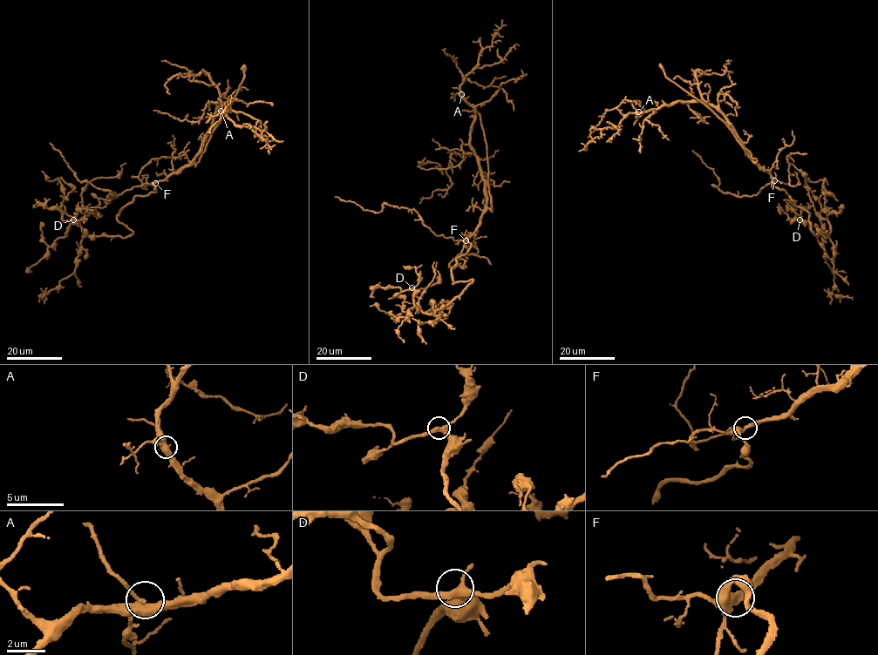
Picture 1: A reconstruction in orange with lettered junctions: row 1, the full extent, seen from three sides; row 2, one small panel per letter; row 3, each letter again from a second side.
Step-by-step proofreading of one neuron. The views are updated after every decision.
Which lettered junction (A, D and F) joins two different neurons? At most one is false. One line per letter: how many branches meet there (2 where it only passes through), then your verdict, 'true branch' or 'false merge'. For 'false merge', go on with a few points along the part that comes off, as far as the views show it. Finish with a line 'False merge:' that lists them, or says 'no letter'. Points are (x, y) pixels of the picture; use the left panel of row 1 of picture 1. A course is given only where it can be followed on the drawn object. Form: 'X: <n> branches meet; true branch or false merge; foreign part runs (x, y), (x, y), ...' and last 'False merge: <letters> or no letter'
A: 4 branches meet; true branch
D: 4 branches meet; true branch
F: 4 branches meet; true branch
False merge: no letter

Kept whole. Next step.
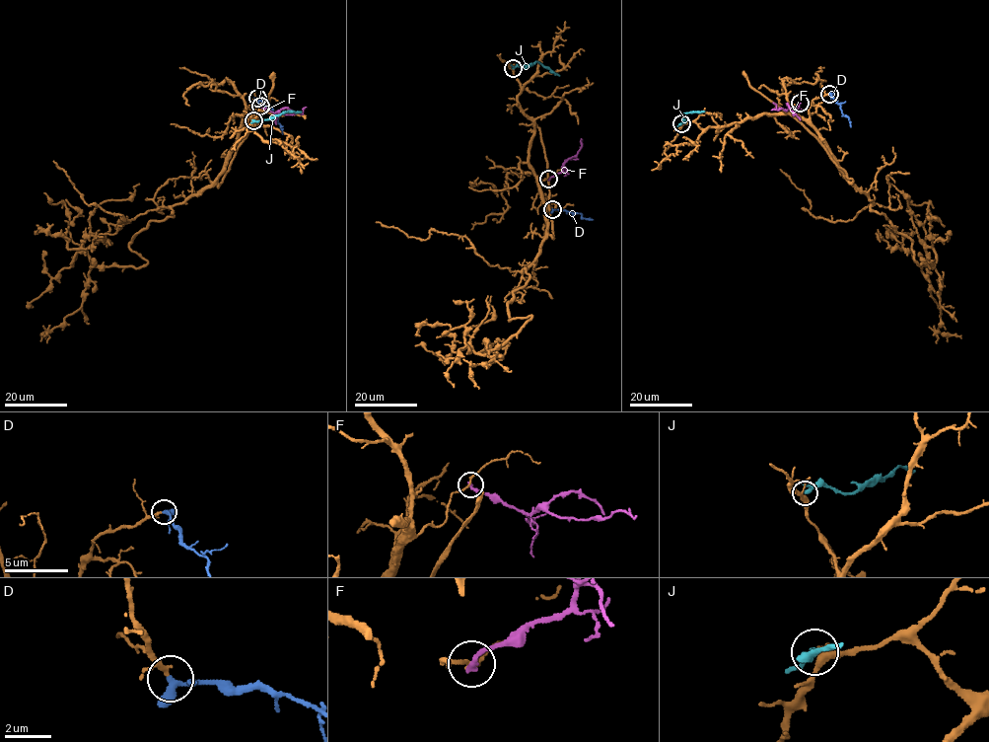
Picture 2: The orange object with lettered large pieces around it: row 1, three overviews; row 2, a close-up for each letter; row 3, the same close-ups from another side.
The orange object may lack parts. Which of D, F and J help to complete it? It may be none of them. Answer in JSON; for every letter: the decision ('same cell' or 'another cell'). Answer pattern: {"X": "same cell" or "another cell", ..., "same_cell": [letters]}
{"D": "same cell", "F": "another cell", "J": "another cell", "same_cell": ["D"]}

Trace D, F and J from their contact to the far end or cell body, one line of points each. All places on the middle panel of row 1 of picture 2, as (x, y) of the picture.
D: (552, 209), (580, 213), (593, 220)
F: (549, 179), (562, 171), (563, 164), (575, 156), (583, 139)
J: (513, 68), (527, 68), (538, 61), (559, 76)

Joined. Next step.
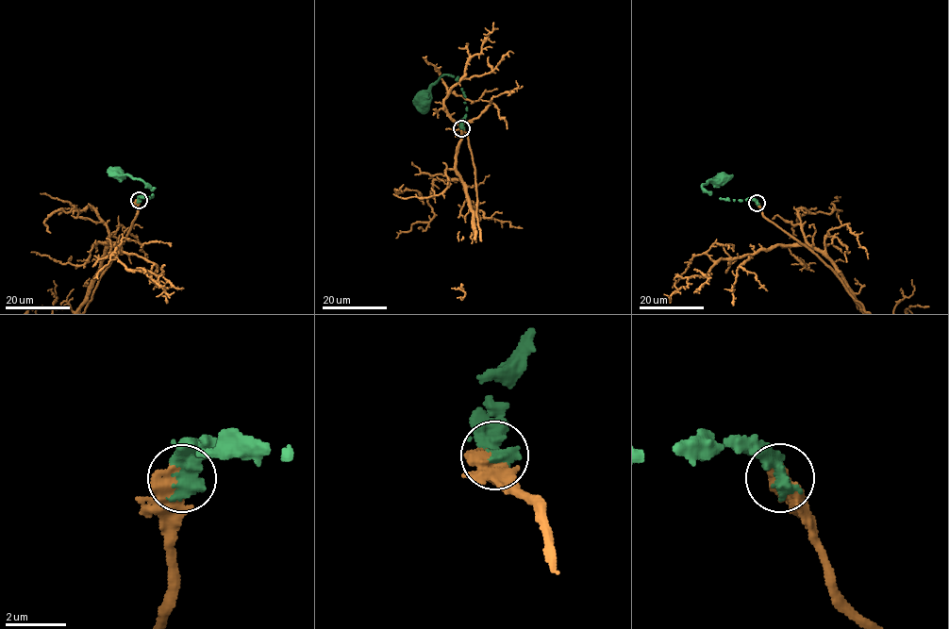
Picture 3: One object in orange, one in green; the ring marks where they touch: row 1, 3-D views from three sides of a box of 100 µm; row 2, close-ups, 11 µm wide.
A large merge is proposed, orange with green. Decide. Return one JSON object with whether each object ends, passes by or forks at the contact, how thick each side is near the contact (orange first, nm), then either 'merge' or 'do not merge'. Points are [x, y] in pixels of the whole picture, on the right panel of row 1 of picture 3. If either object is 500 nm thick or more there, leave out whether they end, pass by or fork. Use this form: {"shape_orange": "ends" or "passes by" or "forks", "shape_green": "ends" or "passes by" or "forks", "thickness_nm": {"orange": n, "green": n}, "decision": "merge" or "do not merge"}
{"thickness_nm": {"orange": 700, "green": 700}, "decision": "merge"}

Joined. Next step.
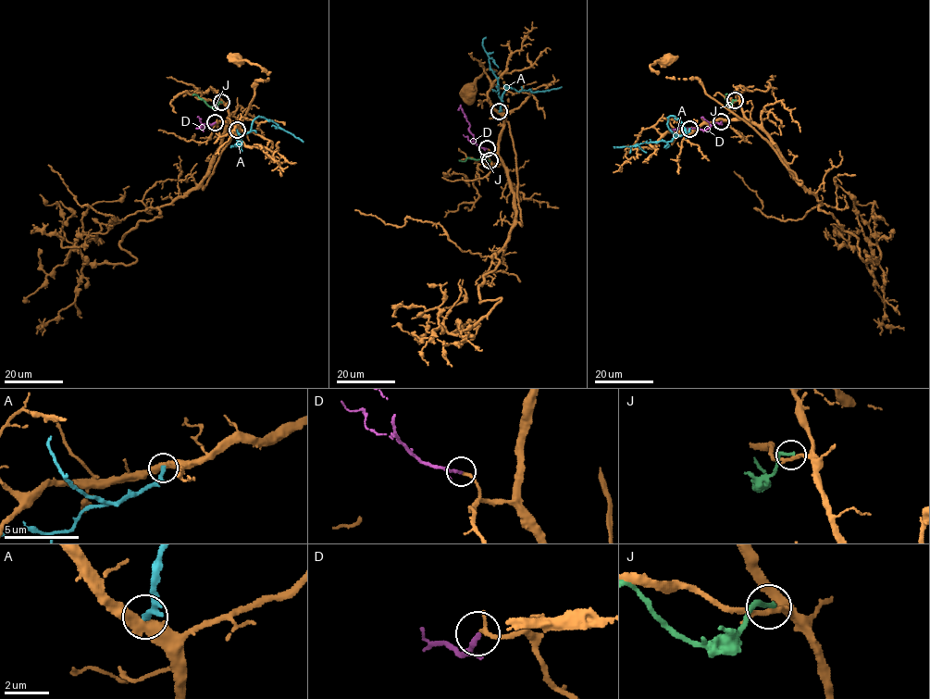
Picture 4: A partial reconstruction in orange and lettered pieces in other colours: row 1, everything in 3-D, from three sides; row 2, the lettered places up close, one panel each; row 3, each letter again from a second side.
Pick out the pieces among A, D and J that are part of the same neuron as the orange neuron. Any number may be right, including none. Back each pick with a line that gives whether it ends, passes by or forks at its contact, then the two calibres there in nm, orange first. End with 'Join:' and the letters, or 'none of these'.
D: it ends | 200/220 nm
Join: D

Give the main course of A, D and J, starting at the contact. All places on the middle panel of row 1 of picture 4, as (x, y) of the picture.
A: (499, 111), (504, 85), (518, 91), (542, 92), (562, 87)
D: (487, 149), (476, 144), (469, 131), (469, 123), (460, 107), (458, 110)
J: (489, 161), (485, 158), (459, 160)

